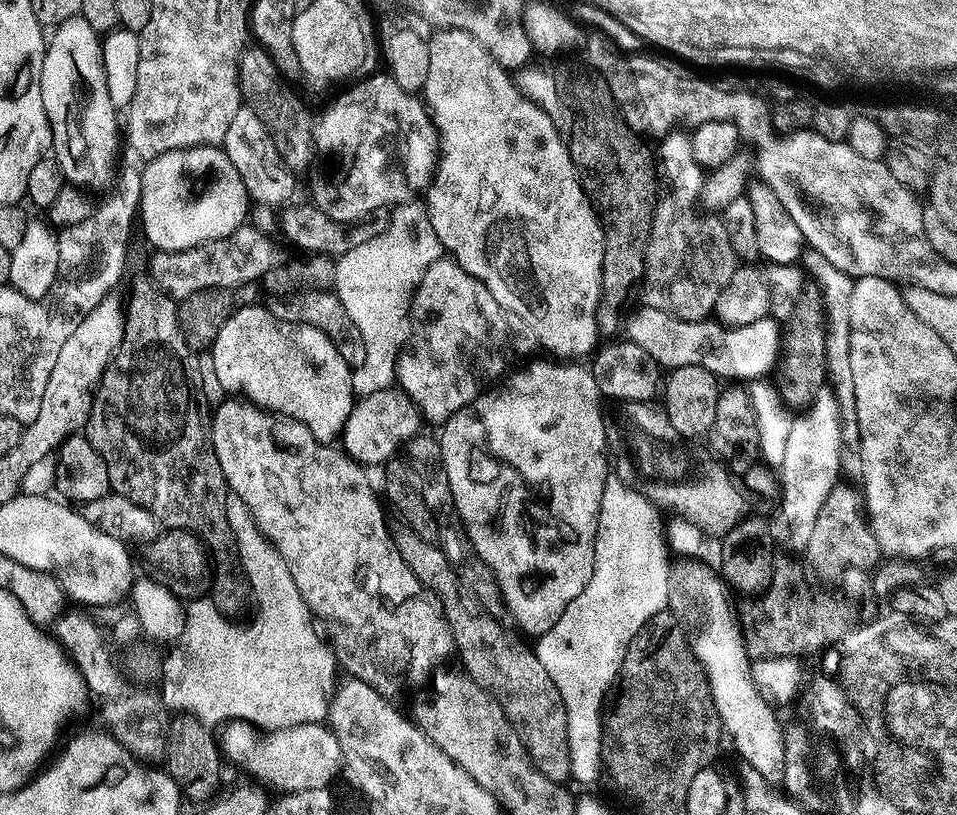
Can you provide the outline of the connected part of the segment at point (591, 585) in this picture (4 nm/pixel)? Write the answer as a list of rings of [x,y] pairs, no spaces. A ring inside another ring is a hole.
[[[604,481],[604,489],[602,490],[602,502],[600,503],[600,513],[596,518],[596,546],[592,554],[592,573],[586,582],[586,586],[582,590],[582,594],[578,594],[578,598],[574,598],[570,602],[570,606],[566,606],[566,610],[558,618],[558,622],[554,622],[554,626],[550,626],[548,632],[544,632],[535,641],[534,651],[538,662],[542,662],[542,666],[546,666],[546,674],[550,674],[550,682],[554,682],[556,692],[560,695],[560,699],[566,710],[566,738],[568,739],[568,749],[570,750],[570,762],[567,767],[572,771],[572,776],[580,784],[592,784],[596,779],[601,779],[602,765],[602,726],[604,721],[602,713],[606,707],[606,697],[609,695],[610,689],[615,685],[616,678],[620,674],[620,667],[626,658],[626,650],[630,646],[630,642],[639,632],[639,628],[647,622],[647,618],[651,615],[658,615],[664,611],[667,605],[668,594],[670,591],[670,564],[668,568],[668,560],[664,557],[664,540],[666,544],[666,528],[660,525],[661,513],[656,505],[645,499],[637,489],[615,481]]]

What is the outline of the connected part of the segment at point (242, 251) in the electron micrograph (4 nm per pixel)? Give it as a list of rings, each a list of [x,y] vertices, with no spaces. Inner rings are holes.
[[[241,226],[223,238],[199,244],[197,248],[185,248],[183,252],[160,250],[155,255],[152,260],[155,287],[177,302],[183,302],[195,292],[205,292],[208,288],[236,290],[239,284],[259,281],[278,264],[275,242],[266,233],[247,226]]]

